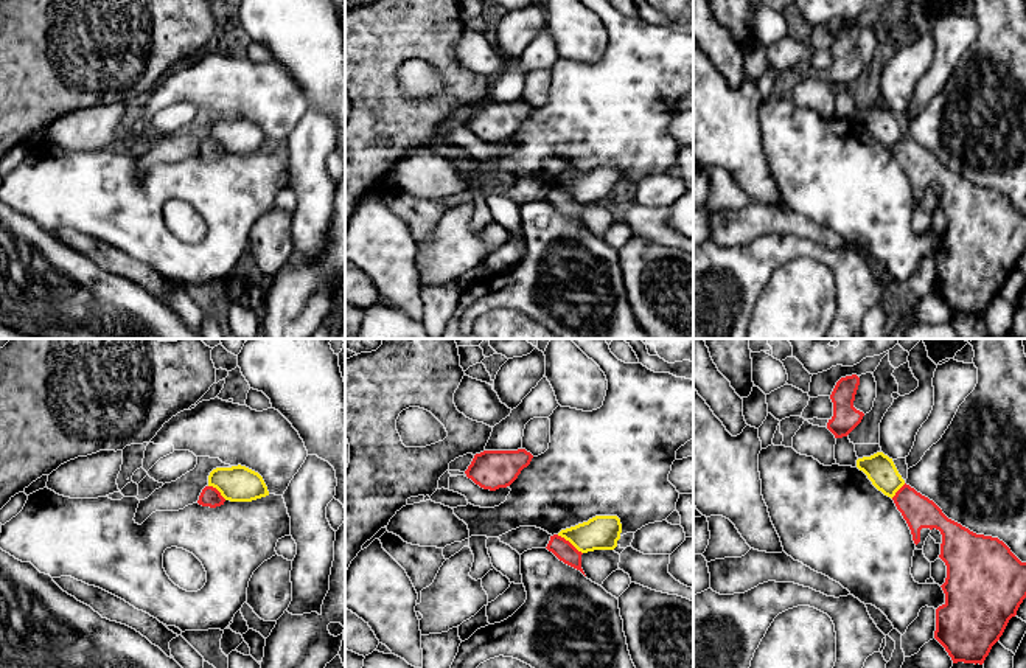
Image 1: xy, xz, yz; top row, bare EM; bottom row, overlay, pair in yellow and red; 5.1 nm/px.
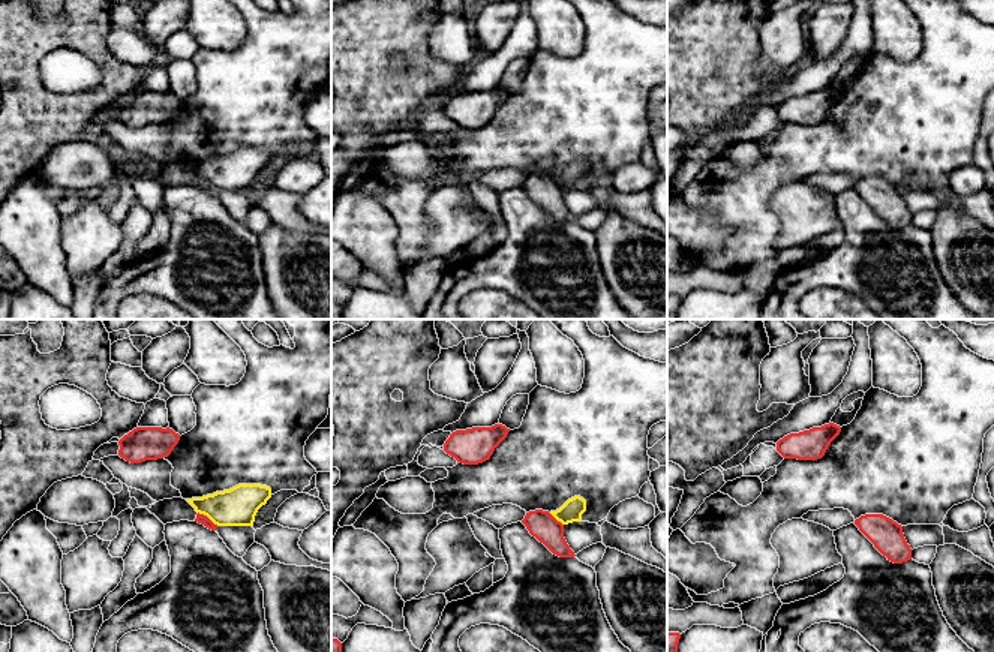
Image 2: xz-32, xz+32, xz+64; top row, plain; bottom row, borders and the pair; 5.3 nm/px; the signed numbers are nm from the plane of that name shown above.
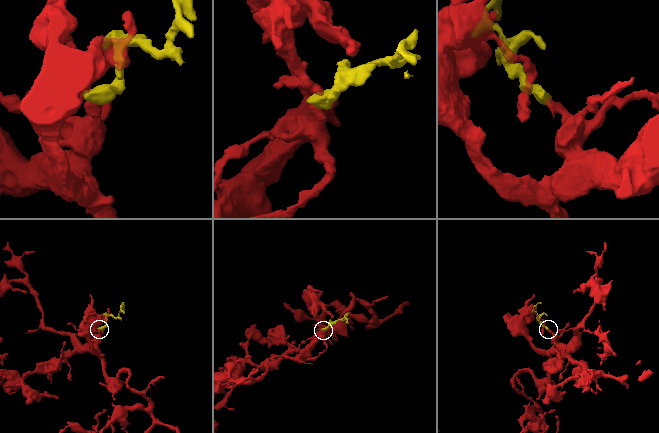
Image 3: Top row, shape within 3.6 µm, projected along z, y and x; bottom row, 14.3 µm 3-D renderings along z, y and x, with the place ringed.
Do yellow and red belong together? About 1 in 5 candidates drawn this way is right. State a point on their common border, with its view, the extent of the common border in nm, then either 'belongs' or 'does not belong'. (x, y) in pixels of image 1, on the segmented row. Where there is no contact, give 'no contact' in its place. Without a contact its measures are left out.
xz (569, 541) | 170 nm | does not belong

